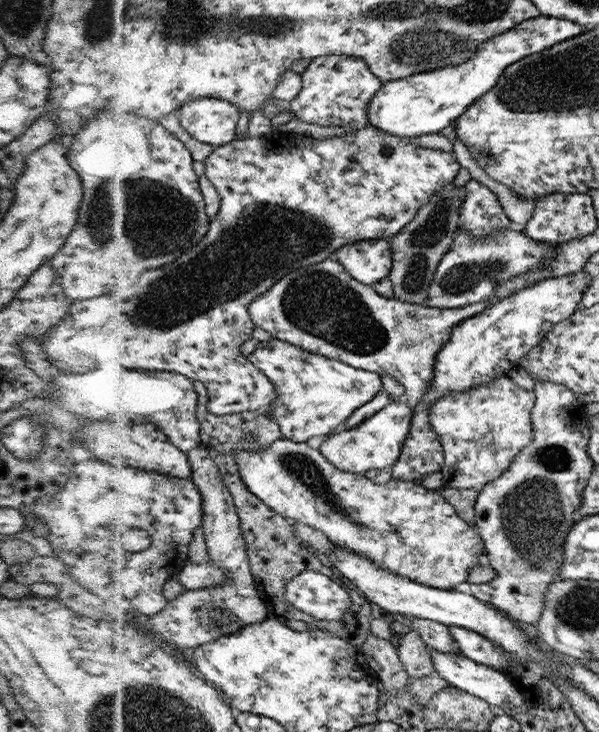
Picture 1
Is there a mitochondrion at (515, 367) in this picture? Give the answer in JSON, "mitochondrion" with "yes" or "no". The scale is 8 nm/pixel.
{"mitochondrion":"no"}

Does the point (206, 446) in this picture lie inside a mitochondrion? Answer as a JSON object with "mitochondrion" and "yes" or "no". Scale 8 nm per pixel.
{"mitochondrion":"no"}

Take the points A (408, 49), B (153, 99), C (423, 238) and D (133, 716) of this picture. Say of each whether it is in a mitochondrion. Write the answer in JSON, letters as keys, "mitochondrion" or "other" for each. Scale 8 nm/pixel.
{"A":"mitochondrion","B":"other","C":"mitochondrion","D":"mitochondrion"}

